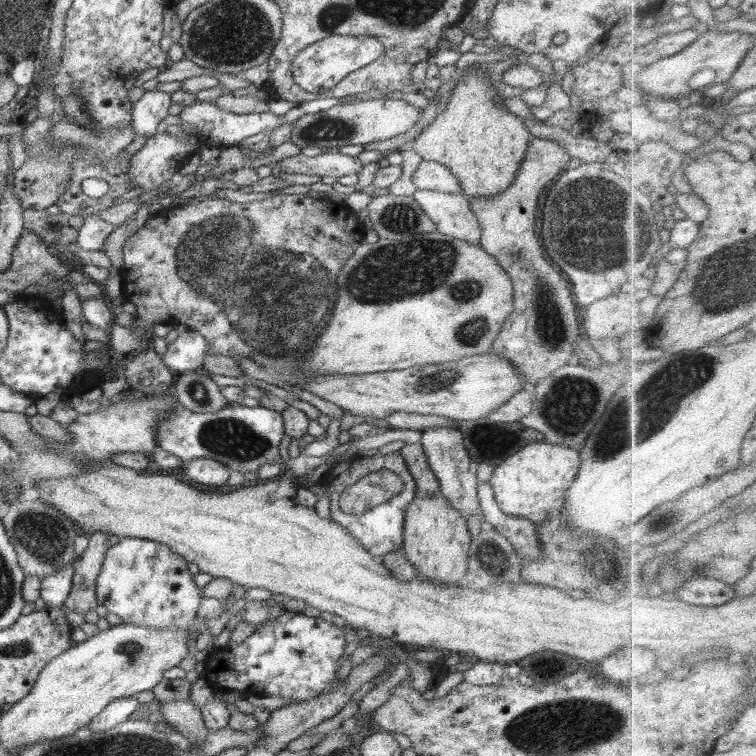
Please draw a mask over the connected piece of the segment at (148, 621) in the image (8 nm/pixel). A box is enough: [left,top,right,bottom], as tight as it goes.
[96,538,203,630]

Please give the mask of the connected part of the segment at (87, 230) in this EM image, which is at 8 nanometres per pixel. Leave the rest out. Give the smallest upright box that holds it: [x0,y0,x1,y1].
[76,211,117,251]

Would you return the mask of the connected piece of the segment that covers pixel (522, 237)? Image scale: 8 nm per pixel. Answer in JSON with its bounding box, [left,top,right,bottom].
[468,137,580,386]

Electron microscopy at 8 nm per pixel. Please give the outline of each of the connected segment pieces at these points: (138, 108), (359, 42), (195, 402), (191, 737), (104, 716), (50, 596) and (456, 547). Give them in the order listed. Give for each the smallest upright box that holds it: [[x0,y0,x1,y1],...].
[[130,90,173,137],[291,35,385,93],[172,368,231,414],[159,699,209,744],[89,695,138,732],[41,564,74,607],[403,496,471,584]]

